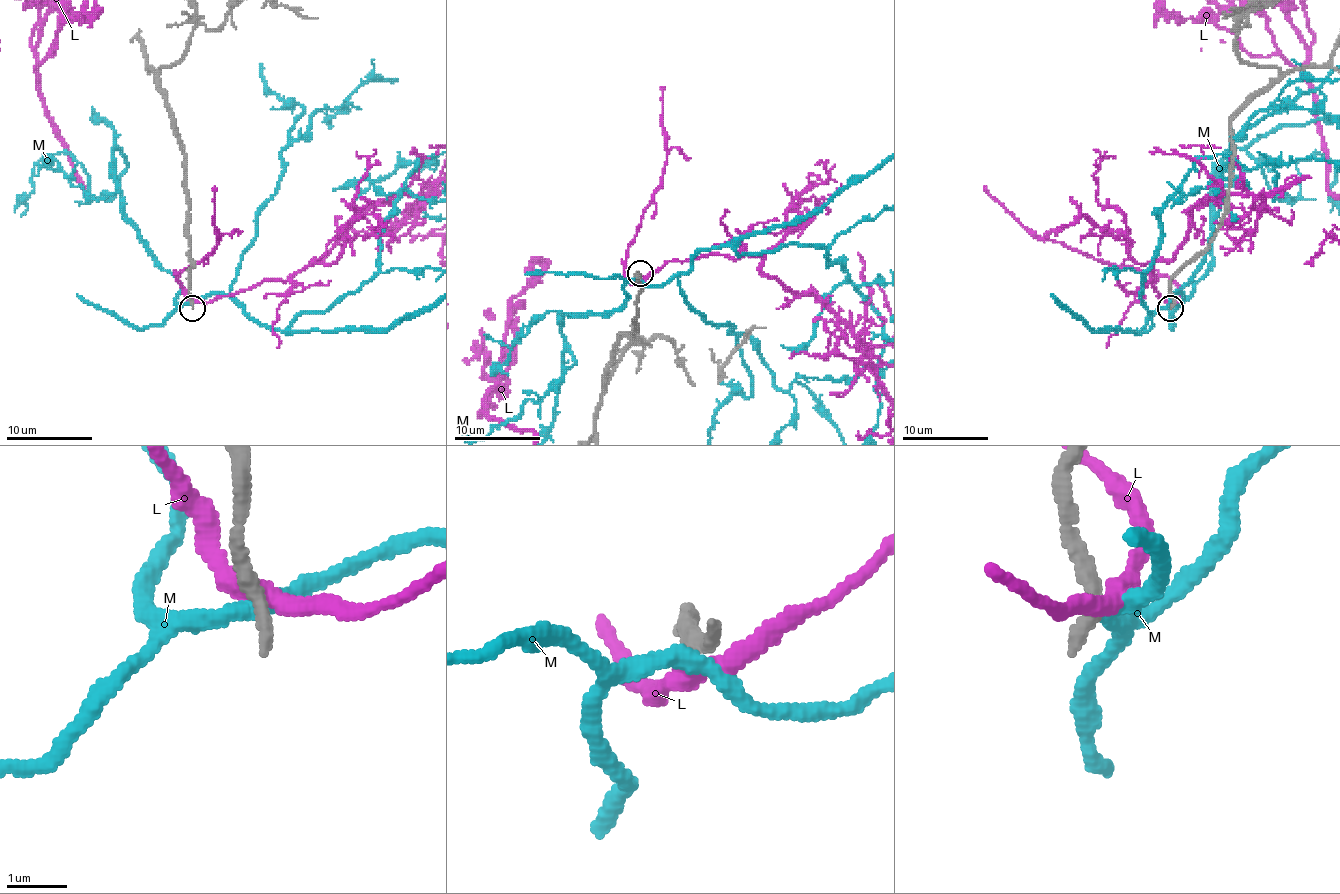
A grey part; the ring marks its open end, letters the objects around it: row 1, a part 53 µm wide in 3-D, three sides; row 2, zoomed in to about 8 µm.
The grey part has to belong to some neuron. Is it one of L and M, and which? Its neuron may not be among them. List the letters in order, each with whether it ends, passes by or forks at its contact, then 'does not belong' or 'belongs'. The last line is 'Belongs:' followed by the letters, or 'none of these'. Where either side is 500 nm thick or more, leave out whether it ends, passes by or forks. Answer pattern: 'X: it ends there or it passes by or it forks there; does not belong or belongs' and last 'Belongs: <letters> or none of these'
L: it passes by; does not belong
M: it passes by; does not belong
Belongs: none of these

